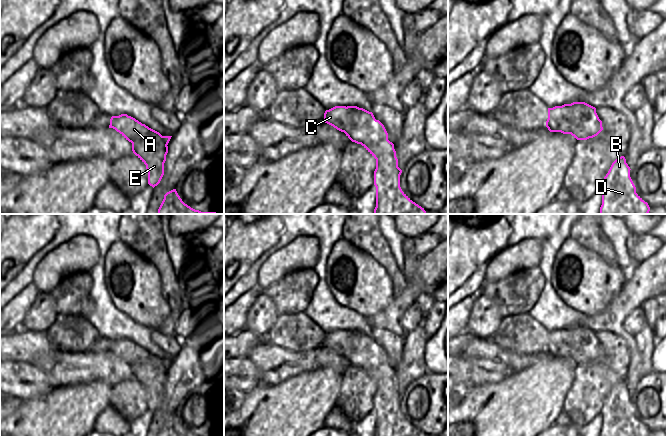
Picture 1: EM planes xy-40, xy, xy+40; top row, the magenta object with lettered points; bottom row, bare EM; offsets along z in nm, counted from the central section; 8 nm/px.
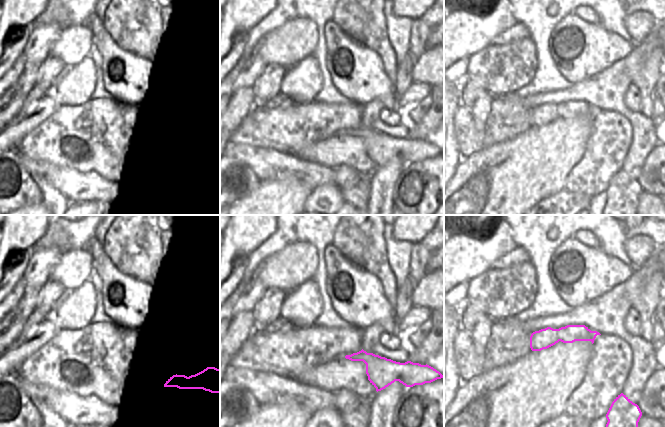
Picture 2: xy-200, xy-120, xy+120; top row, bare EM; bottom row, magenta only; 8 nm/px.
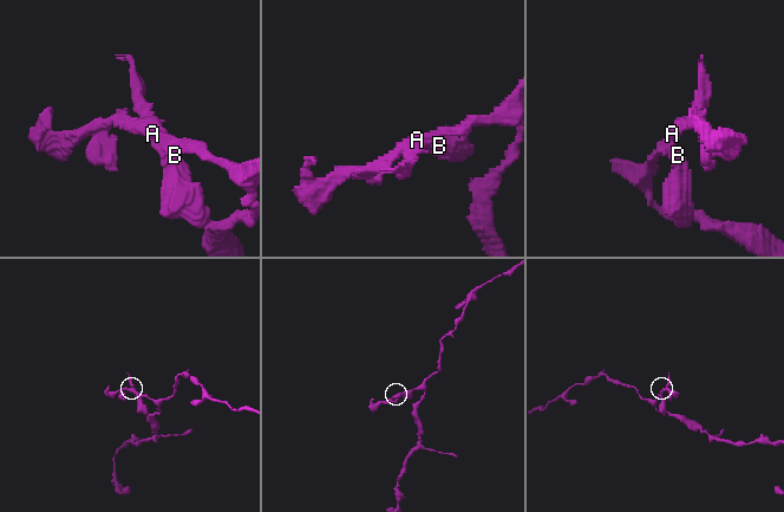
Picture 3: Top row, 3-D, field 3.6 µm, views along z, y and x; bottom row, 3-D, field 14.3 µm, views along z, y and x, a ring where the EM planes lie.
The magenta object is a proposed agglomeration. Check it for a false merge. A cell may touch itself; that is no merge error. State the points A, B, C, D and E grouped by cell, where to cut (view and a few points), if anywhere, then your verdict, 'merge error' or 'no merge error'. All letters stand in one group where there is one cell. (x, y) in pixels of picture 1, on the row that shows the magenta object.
A B D E / C | xy+40 (562, 105), (567, 105), (571, 109), (571, 123), (567, 133) | merge error

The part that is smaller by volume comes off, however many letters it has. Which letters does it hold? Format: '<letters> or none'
A, B, D, E

